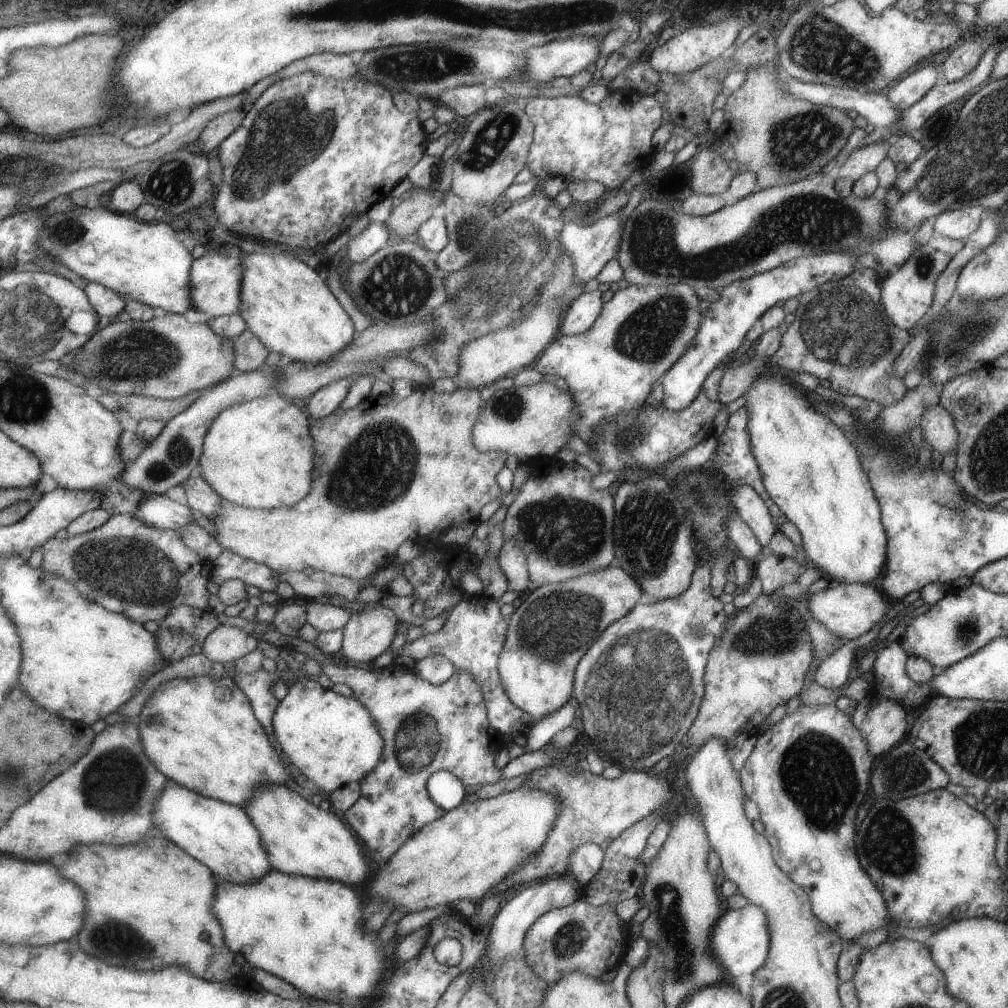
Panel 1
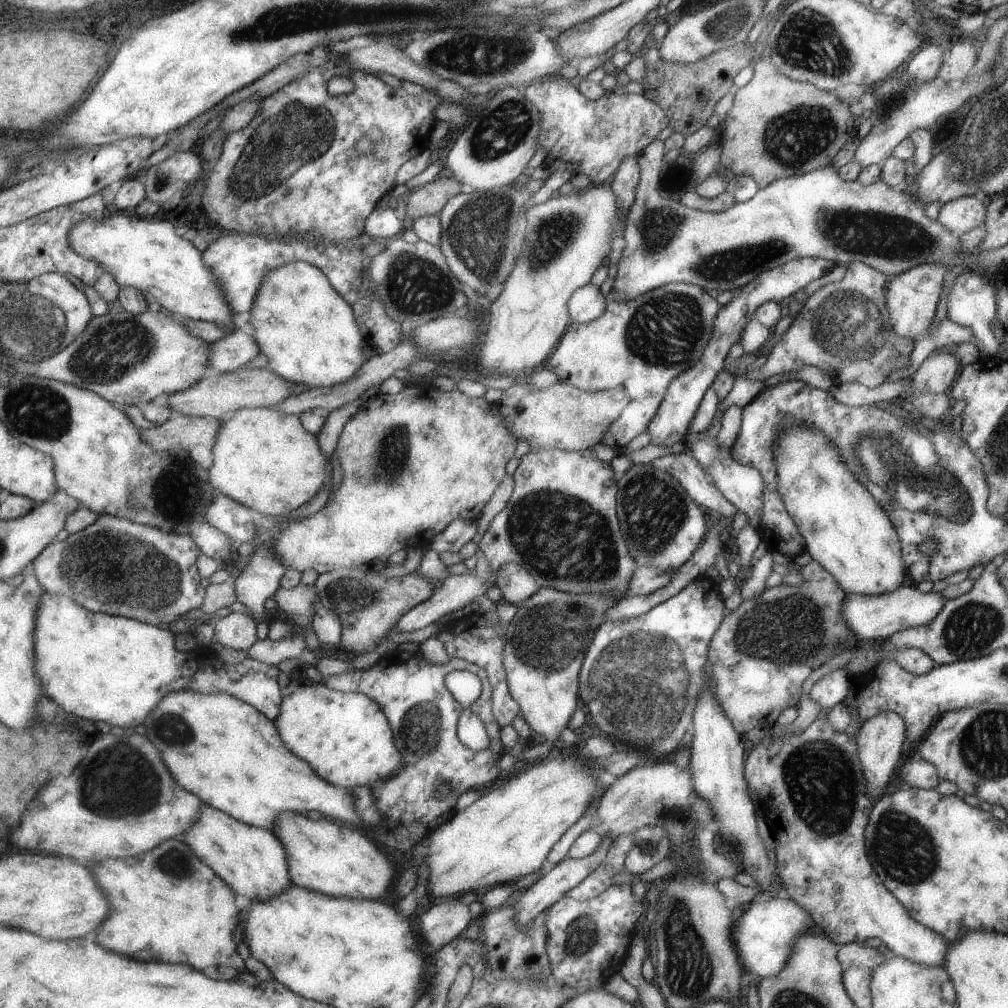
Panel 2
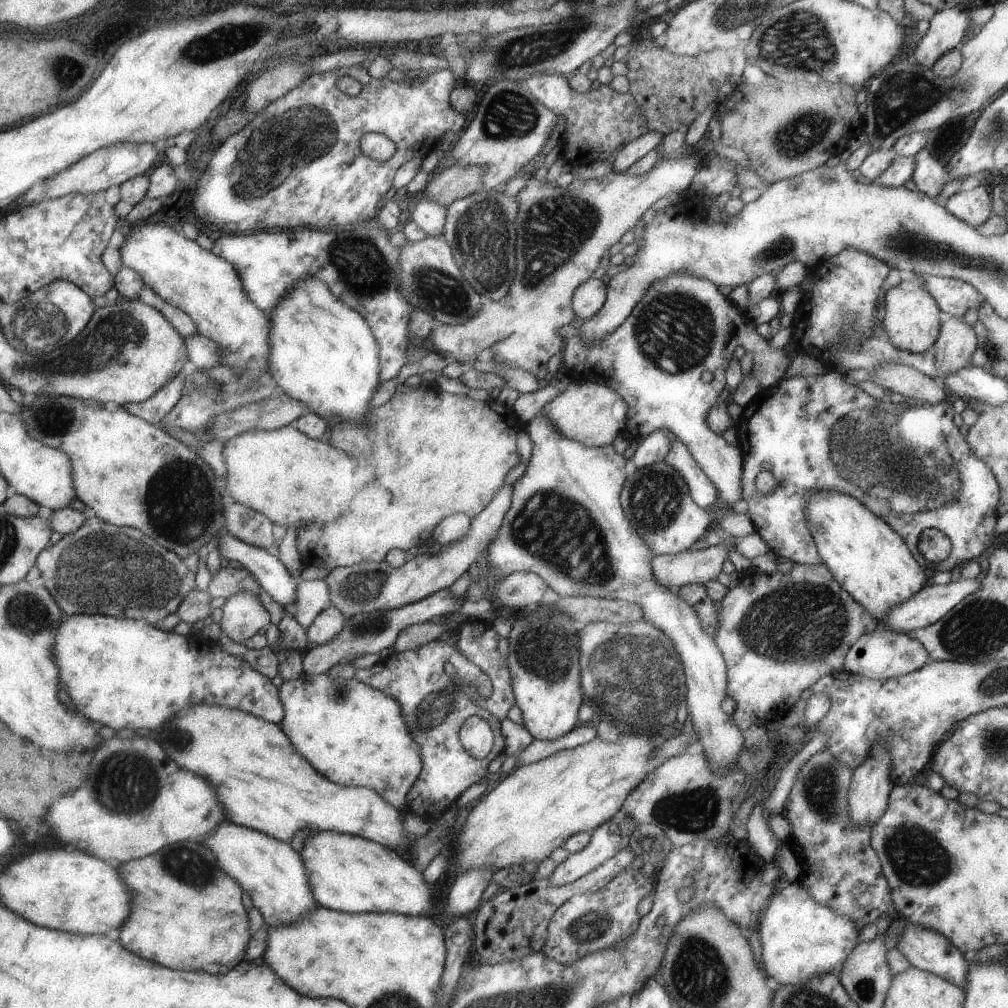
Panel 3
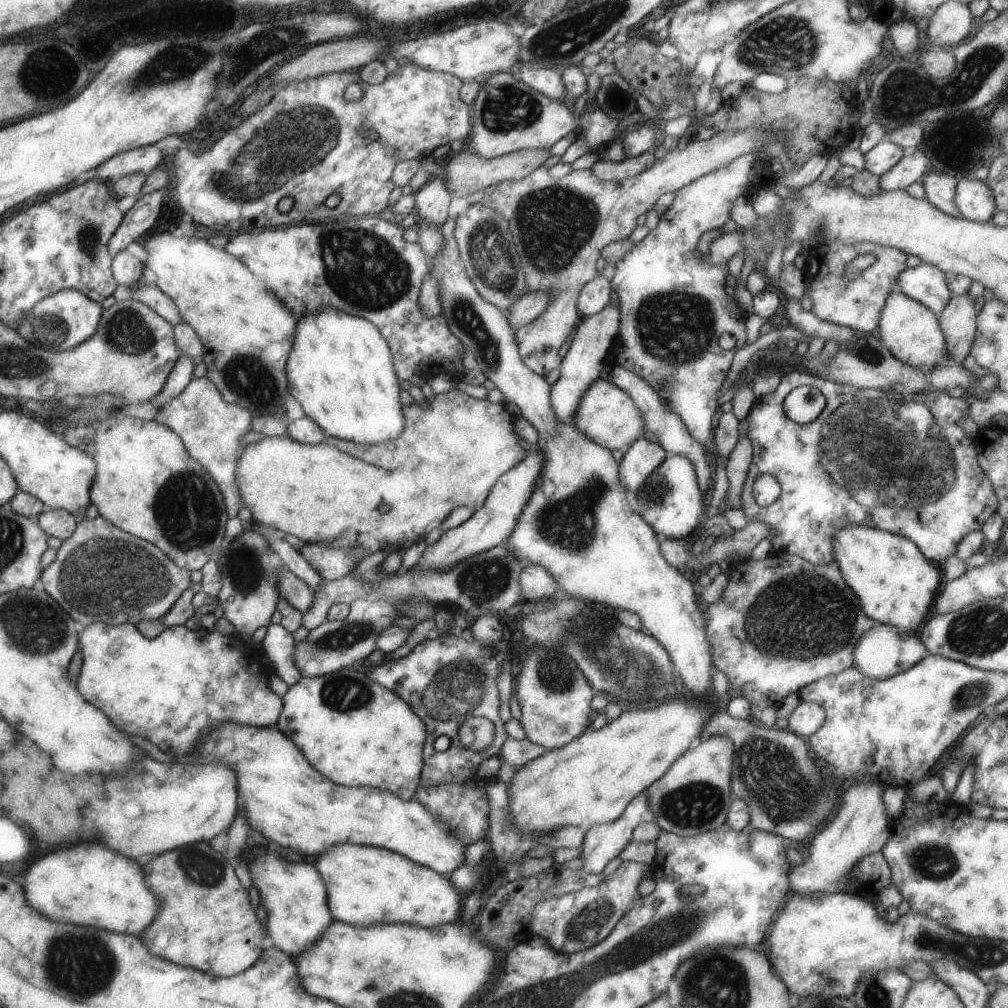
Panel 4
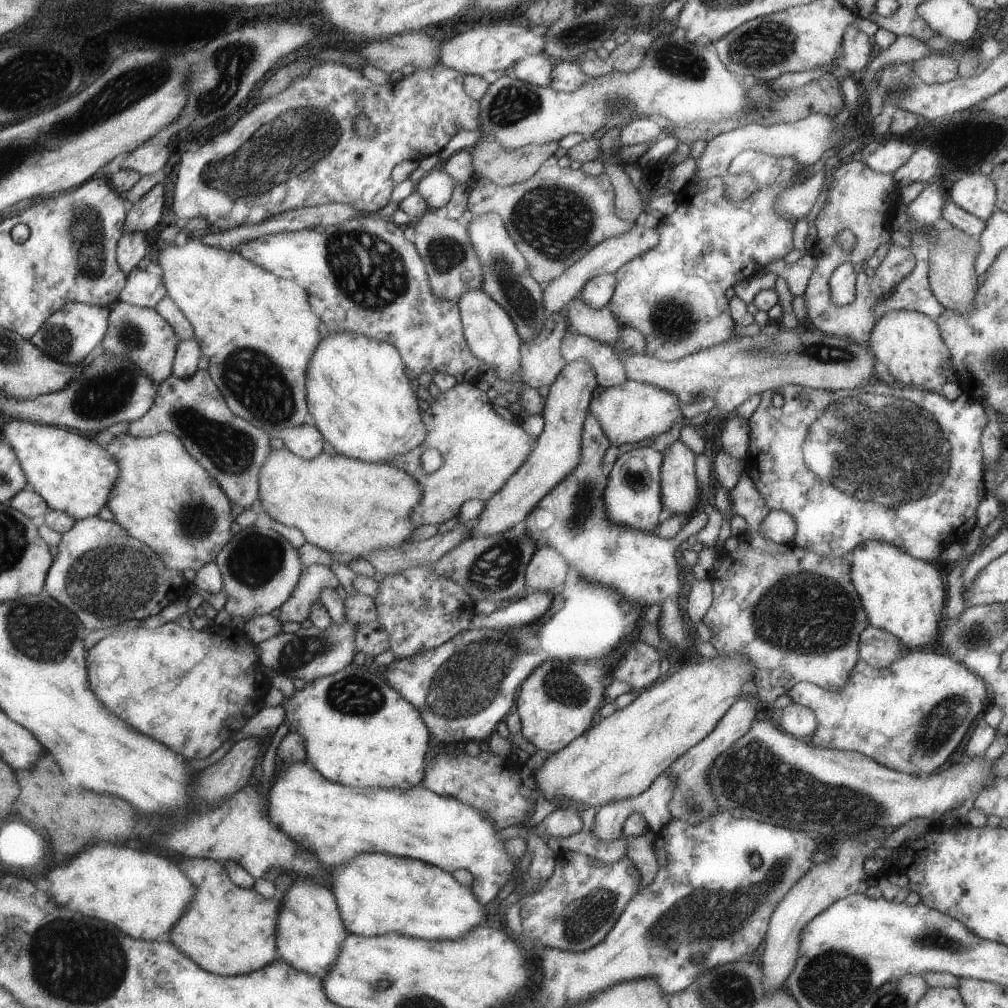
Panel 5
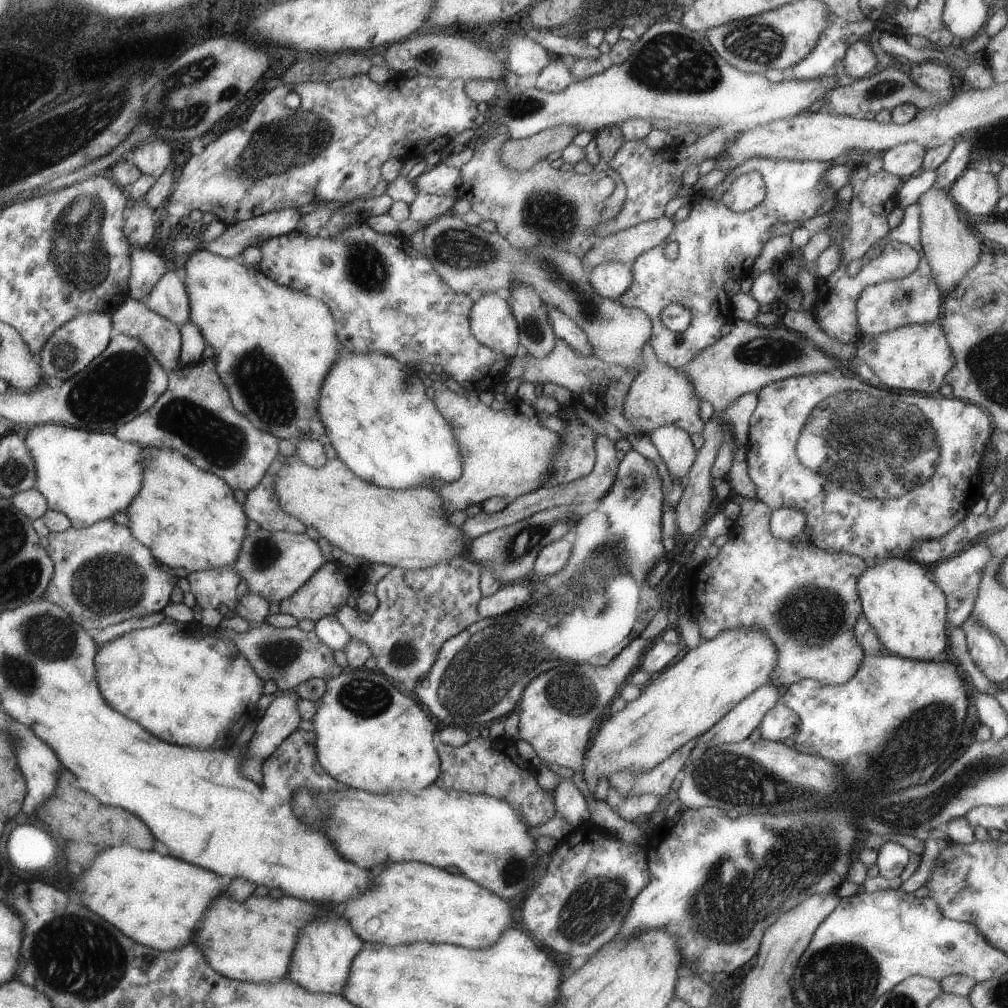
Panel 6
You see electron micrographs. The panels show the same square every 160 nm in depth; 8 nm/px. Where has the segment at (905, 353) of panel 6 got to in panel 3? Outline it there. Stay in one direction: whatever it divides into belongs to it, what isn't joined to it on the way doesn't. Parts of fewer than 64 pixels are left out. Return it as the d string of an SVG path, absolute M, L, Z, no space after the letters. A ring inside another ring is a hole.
M915 274L903 275L896 286L886 290L880 314L882 328L894 346L914 353L931 349L943 319L935 299L925 290L924 280Z

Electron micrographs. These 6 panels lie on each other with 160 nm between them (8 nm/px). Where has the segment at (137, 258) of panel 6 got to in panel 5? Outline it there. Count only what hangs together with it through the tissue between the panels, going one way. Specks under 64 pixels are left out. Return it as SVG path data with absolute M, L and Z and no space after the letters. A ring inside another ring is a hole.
M142 264L133 268L126 275L126 284L119 292L118 301L137 307L155 309L155 304L166 296L161 276L149 274L142 268Z

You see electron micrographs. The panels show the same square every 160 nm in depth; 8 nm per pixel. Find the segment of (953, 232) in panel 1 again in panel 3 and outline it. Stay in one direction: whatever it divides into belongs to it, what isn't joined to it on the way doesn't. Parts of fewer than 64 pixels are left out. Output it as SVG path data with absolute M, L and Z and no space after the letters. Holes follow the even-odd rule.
M983 183L972 190L957 191L944 202L943 207L955 218L976 228L992 214L992 200Z

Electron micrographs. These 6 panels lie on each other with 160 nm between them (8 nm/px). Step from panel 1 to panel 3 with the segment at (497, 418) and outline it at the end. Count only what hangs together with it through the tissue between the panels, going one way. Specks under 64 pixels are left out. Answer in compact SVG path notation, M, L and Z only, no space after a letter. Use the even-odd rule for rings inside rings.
M564 381L561 389L549 402L546 402L538 411L555 427L555 430L569 440L578 442L586 447L600 447L611 445L615 436L619 435L628 412L627 403L609 388L608 384L597 384L589 381Z

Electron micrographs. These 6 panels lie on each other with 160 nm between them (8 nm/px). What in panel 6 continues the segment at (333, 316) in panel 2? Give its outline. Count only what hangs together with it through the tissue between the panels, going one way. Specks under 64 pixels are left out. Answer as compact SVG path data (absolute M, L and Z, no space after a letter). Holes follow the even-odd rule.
M342 350L331 364L319 388L317 412L325 434L337 457L365 482L389 490L407 490L413 486L427 486L431 480L455 482L461 476L461 456L455 444L451 426L437 412L433 400L425 395L421 379L407 365L400 364L383 352L349 352Z

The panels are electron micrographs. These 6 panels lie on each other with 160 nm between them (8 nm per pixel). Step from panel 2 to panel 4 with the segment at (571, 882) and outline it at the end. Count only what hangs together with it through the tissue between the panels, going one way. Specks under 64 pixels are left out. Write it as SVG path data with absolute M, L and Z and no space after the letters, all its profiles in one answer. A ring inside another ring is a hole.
M635 795L619 818L613 822L602 825L593 825L589 830L586 830L583 837L583 842L580 846L578 858L581 859L580 870L586 873L600 873L609 860L618 856L619 852L625 848L626 844L632 841L632 830L641 823L654 822L655 815L651 812L650 806L647 804L646 795Z

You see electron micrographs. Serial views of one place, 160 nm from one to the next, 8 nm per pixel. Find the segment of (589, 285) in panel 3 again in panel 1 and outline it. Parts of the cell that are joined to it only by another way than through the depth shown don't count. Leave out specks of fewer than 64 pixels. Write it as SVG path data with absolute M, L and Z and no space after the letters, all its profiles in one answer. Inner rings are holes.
M601 289L578 294L562 316L558 335L570 337L589 330L599 316L602 304Z

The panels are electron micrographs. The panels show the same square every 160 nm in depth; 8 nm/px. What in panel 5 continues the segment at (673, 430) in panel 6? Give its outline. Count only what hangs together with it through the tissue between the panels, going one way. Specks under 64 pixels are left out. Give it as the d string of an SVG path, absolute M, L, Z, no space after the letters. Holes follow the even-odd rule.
M681 439L670 444L665 454L662 454L660 466L660 501L663 508L667 508L671 515L679 515L685 520L697 508L699 503L699 483L695 479L693 460L696 456L686 447Z

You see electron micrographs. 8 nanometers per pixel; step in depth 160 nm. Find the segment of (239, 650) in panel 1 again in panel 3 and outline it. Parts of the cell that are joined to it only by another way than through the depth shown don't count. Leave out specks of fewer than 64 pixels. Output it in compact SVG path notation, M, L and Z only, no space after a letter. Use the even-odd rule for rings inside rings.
M244 590L226 598L220 609L220 630L233 642L242 644L263 626L265 628L270 624L267 609L259 604L257 595Z

